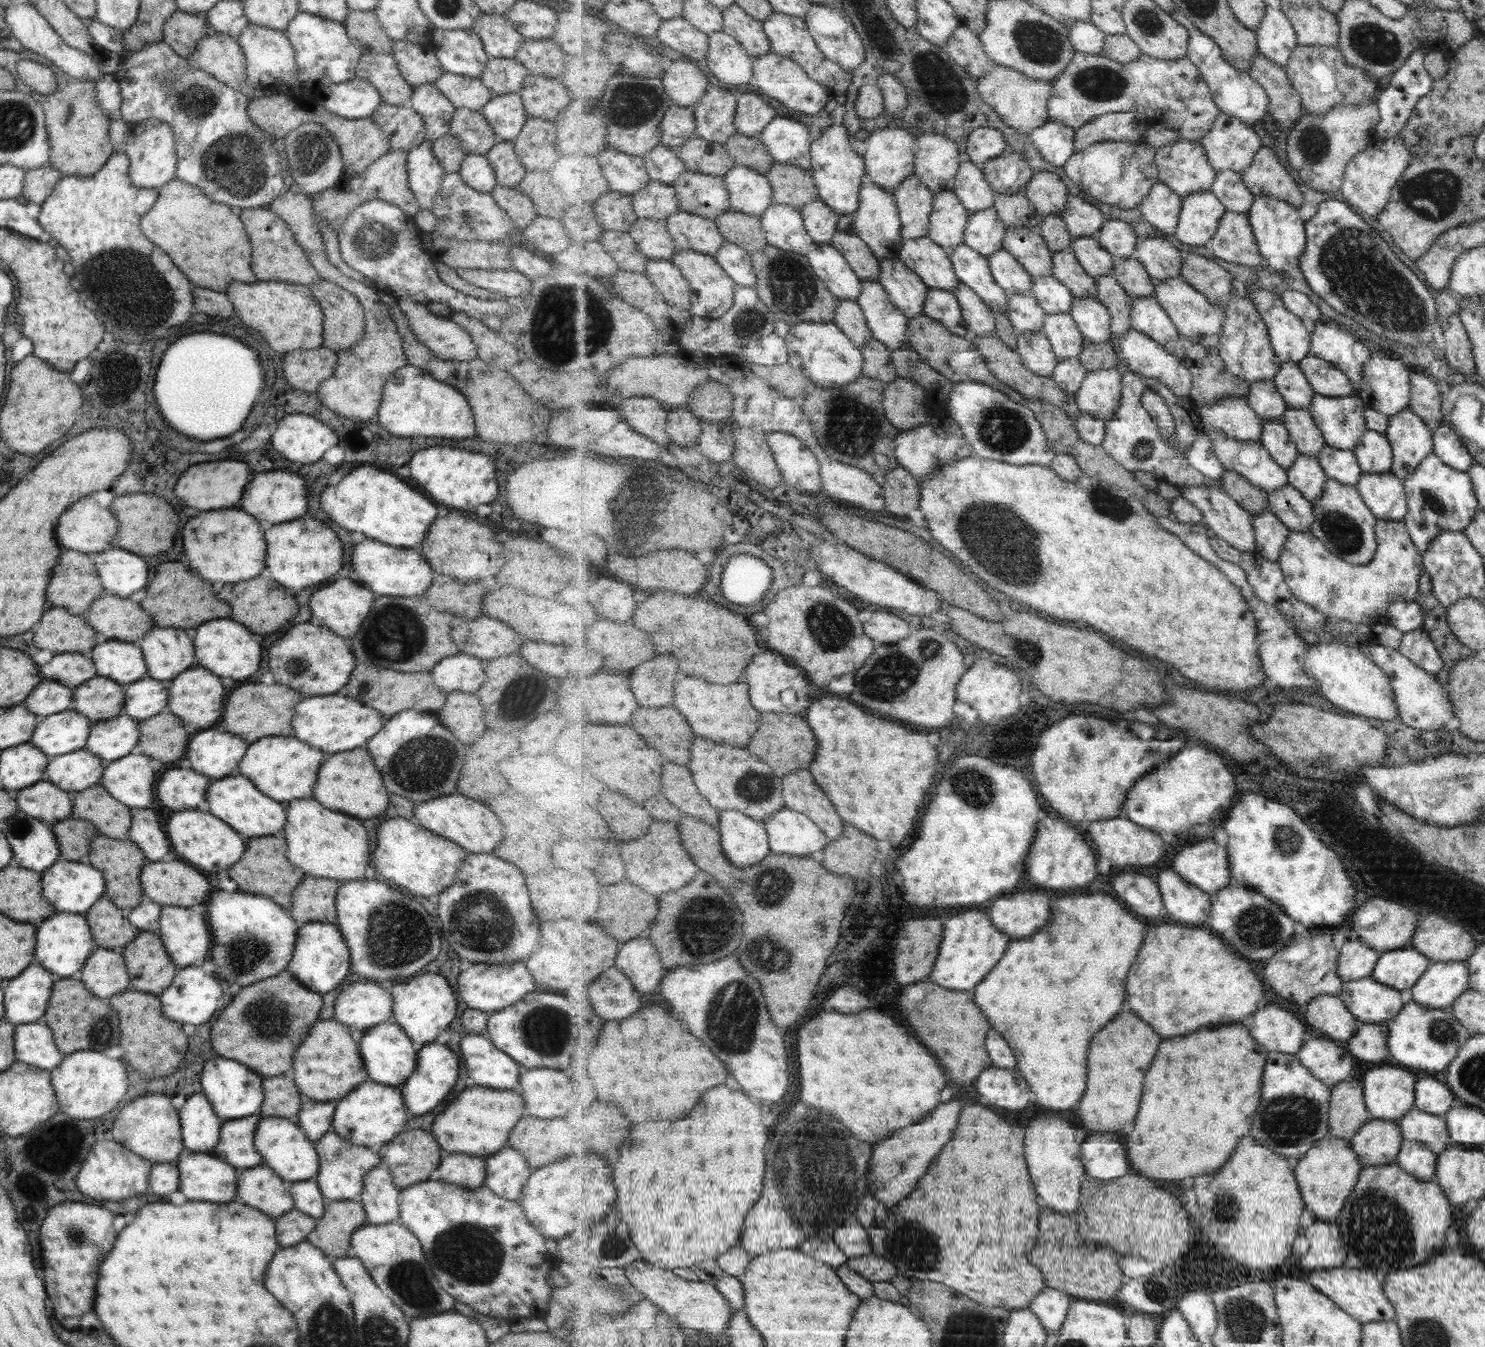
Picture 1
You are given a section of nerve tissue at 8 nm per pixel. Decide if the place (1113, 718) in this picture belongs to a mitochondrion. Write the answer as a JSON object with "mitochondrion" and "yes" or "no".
{"mitochondrion":"no"}

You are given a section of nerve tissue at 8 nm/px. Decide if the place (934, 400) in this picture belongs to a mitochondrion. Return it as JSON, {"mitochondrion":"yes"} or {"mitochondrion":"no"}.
{"mitochondrion":"no"}

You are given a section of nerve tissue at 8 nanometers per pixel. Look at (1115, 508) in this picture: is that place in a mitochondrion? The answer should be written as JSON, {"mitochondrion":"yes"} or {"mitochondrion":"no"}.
{"mitochondrion":"yes"}

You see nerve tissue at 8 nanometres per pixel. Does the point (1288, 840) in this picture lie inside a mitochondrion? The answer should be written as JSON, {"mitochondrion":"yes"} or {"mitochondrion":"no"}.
{"mitochondrion":"yes"}

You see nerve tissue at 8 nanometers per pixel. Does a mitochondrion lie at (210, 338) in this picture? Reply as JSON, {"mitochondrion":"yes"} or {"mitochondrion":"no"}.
{"mitochondrion":"no"}

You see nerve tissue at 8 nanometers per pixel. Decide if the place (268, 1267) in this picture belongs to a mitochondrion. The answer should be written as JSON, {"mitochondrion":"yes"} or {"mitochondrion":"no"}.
{"mitochondrion":"no"}

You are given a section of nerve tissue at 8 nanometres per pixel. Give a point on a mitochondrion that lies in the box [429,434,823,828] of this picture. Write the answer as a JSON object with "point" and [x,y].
{"point":[629,505]}

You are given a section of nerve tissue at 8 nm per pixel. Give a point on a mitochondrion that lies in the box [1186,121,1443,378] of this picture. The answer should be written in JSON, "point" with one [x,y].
{"point":[1361,273]}

